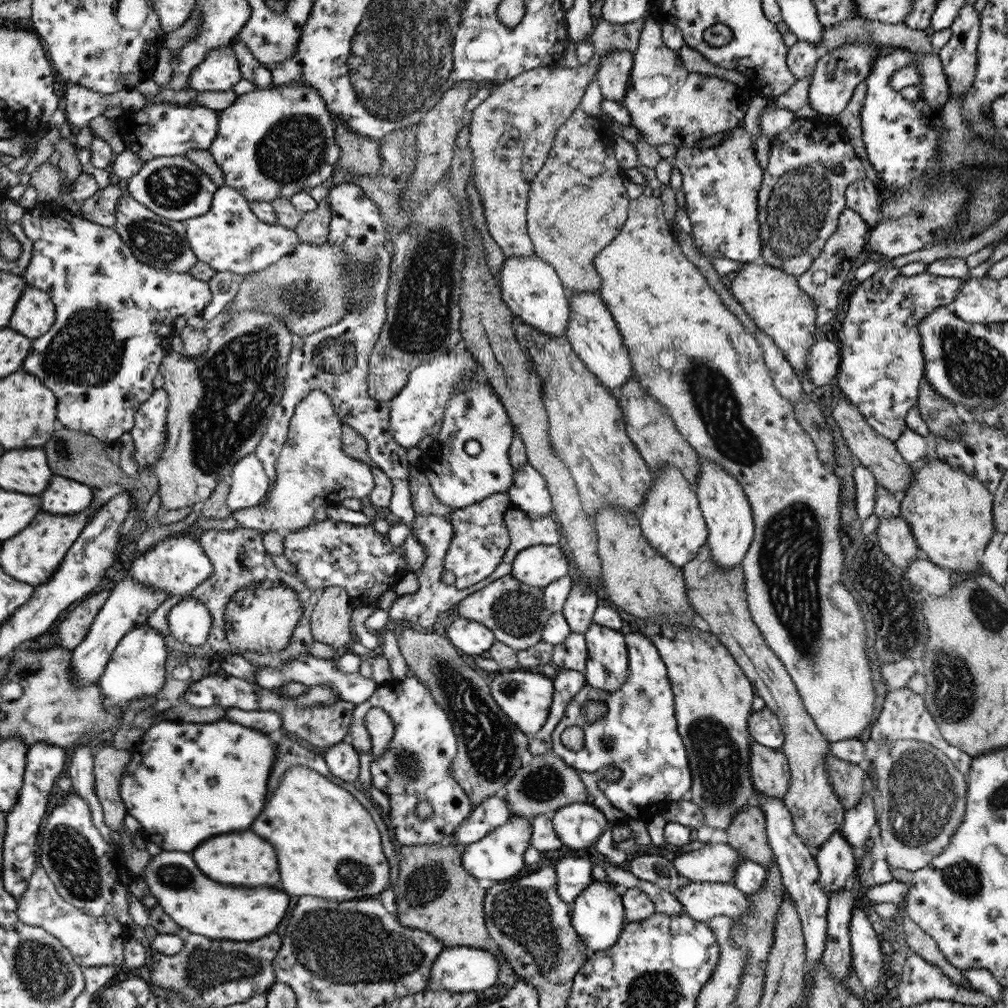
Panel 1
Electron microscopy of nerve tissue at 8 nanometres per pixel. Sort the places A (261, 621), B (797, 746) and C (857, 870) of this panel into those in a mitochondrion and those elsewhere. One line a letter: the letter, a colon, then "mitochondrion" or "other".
A: mitochondrion
B: other
C: other

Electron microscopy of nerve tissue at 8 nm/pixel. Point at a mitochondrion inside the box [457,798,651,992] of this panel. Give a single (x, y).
(523, 915)

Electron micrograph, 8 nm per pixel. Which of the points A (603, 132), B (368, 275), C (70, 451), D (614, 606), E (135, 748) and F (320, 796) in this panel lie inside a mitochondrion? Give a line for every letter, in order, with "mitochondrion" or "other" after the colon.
A: other
B: mitochondrion
C: mitochondrion
D: other
E: other
F: other

